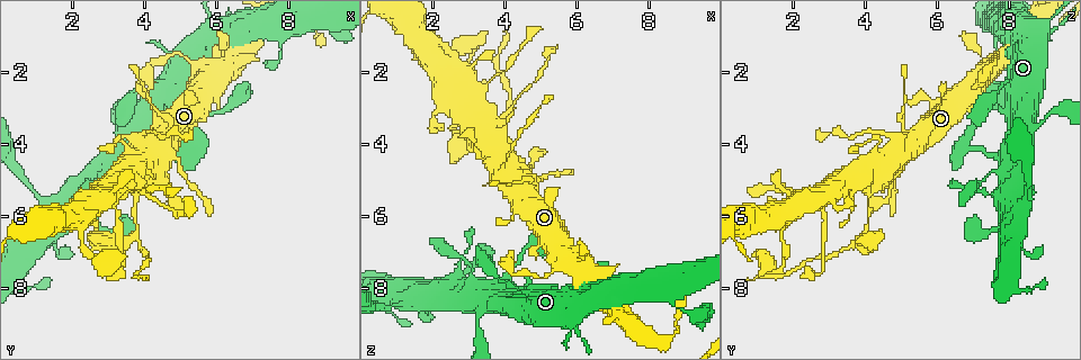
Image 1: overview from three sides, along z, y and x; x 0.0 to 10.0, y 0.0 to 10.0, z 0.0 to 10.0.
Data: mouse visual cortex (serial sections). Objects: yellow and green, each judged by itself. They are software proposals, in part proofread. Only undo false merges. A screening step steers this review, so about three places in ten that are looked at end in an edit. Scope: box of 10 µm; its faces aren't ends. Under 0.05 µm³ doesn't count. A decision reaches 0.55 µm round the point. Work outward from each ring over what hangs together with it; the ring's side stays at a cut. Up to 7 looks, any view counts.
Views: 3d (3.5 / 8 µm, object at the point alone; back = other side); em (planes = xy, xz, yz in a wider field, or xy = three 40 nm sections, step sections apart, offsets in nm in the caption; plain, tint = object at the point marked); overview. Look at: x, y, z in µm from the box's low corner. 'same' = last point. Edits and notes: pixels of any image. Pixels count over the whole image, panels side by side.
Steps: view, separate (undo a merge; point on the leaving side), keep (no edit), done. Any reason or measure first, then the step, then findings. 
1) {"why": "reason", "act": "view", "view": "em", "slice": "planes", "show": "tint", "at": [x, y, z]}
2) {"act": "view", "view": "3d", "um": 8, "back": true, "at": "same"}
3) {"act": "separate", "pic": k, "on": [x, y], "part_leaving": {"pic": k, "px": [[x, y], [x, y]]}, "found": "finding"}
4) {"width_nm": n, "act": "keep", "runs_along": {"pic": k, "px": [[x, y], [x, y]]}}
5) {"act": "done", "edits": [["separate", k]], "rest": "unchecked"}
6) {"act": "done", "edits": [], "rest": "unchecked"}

{"why": "abrupt turn", "act": "view", "view": "3d", "um": 3.5, "at": [4.30, 4.30, 5.00]}

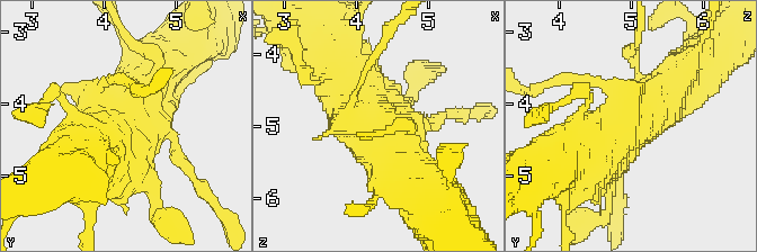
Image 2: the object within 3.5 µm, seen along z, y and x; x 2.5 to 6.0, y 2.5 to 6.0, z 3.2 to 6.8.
{"why": "shape alone is not enough", "act": "view", "view": "em", "slice": "xy", "step": 3, "show": "plain", "at": [4.25, 4.25, 4.95]}

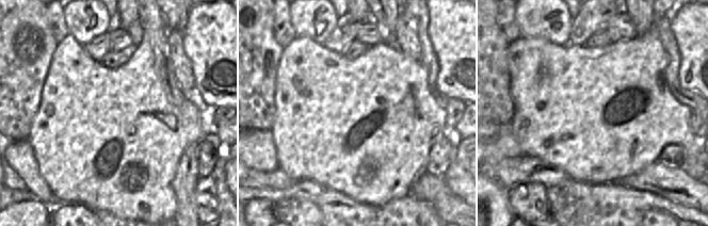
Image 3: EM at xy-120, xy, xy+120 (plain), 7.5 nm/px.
{"act": "view", "view": "em", "slice": "xy", "step": 3, "show": "tint", "at": "same"}

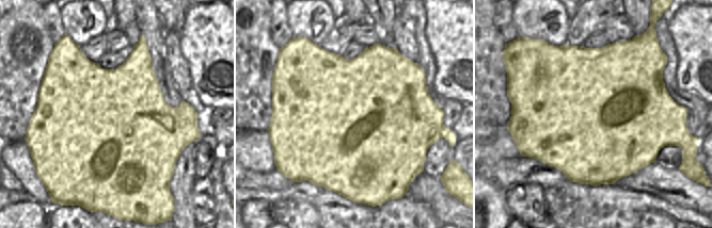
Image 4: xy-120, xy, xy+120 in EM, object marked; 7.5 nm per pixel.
{"act": "keep", "runs_along": {"pic": 2, "px": [[695, 63], [658, 101], [595, 146]]}, "found": "all the same cell"}

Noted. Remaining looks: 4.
{"why": "branch point", "act": "view", "view": "3d", "um": 3.5, "at": [3.80, 6.35, 4.00]}

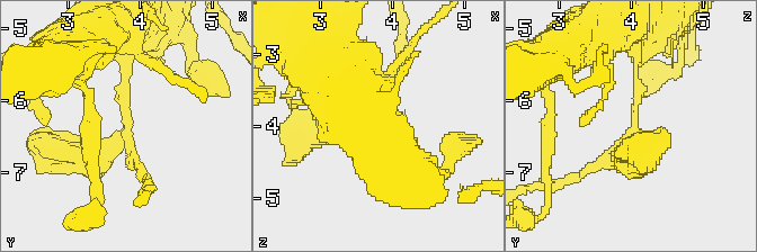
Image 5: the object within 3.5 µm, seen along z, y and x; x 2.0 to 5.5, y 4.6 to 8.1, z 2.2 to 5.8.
{"arms": 3, "arm_widths_nm": [100, 100, 400], "why": "now the EM", "act": "view", "view": "em", "slice": "xy", "step": 2, "show": "tint", "at": [3.85, 6.35, 4.10]}

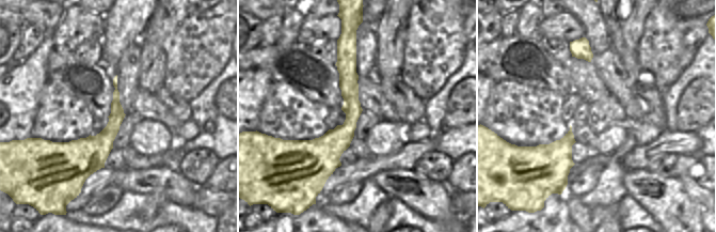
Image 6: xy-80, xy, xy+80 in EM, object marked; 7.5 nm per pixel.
{"act": "separate", "pic": 5, "on": [594, 167], "part_leaving": {"pic": 5, "px": [[127, 140], [148, 188]]}, "found": "two cells meet here"}

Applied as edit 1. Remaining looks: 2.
{"why": "abrupt turn", "act": "view", "view": "em", "slice": "xy", "step": 3, "show": "tint", "at": [2.70, 5.15, 7.15]}

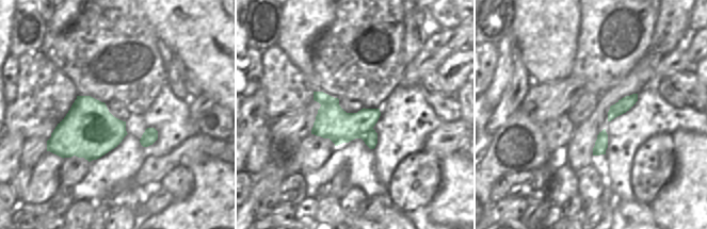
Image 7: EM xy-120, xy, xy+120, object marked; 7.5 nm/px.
{"act": "view", "view": "3d", "um": 3.5, "at": "same"}

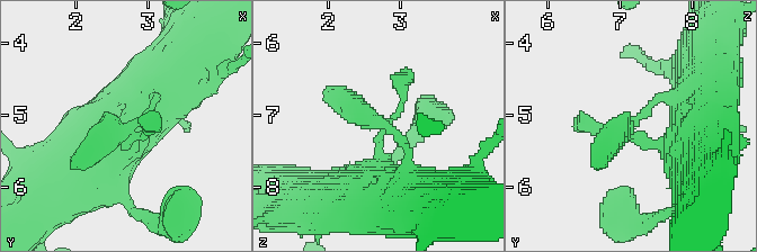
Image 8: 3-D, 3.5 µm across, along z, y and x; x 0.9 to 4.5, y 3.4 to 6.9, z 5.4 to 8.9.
{"width_nm": 260, "act": "keep", "runs_along": {"pic": 8, "px": [[379, 191], [382, 127], [323, 93]]}, "found": "one cell here"}

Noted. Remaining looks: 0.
{"act": "done", "edits": [["separate", 5]], "rest": "unchecked"}

